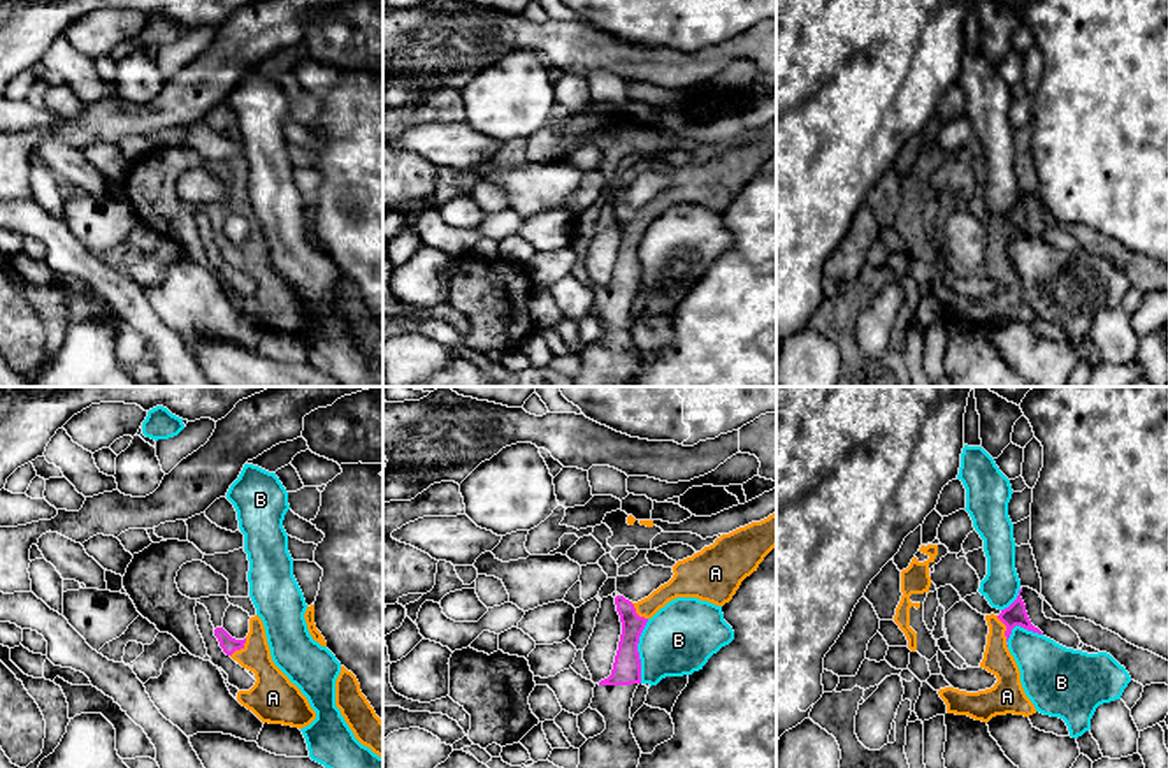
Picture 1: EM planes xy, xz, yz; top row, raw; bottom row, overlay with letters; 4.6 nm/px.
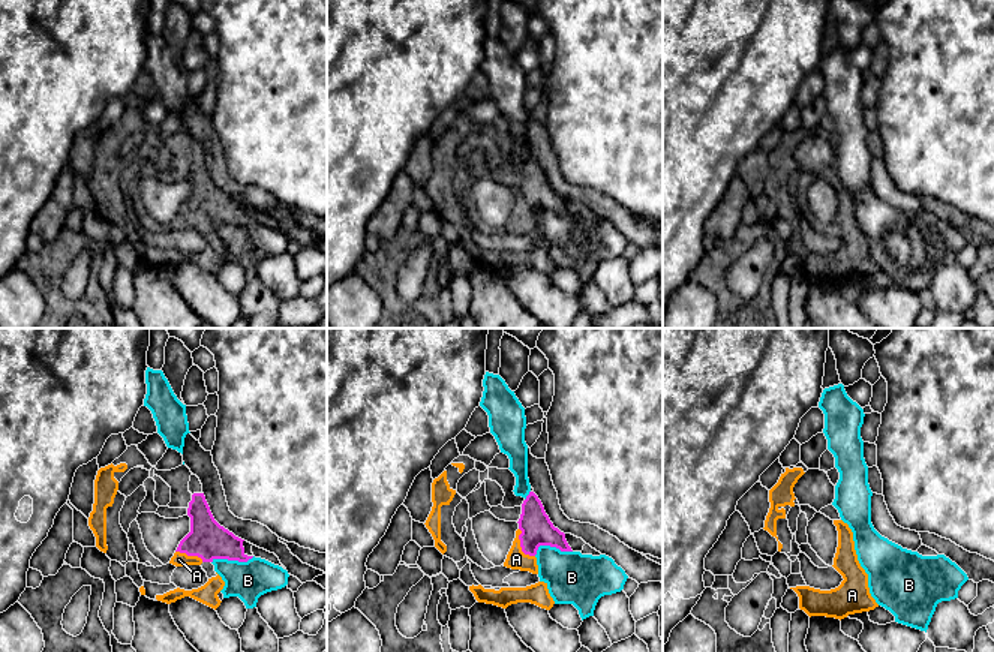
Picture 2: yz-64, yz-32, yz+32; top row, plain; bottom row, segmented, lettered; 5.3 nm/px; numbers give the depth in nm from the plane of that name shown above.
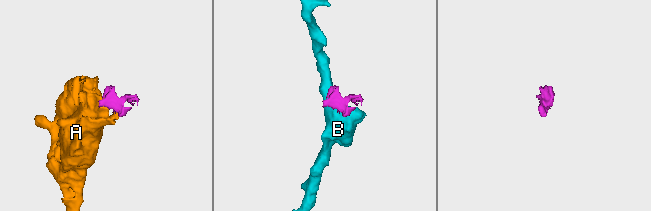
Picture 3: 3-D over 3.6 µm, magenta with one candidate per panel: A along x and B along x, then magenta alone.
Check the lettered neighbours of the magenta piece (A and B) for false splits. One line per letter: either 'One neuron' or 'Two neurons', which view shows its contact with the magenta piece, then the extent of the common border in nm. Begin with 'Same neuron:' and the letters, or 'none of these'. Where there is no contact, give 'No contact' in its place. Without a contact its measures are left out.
Same neuron: A
A: One neuron. Touches magenta in yz. Shared border 130 nm
B: Two neurons. Touches magenta in xz. Shared border 300 nm

